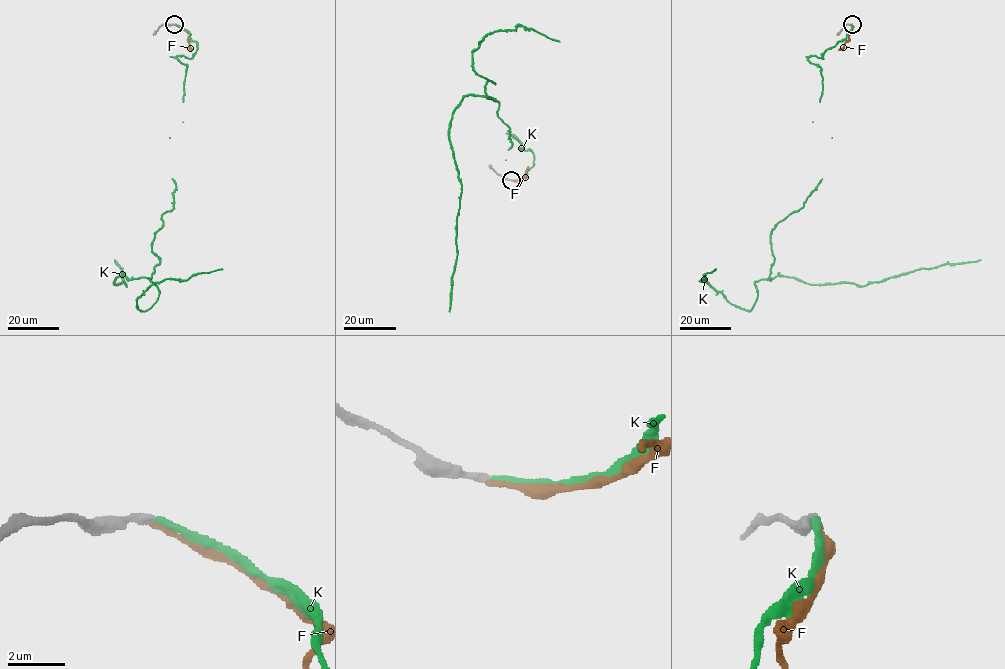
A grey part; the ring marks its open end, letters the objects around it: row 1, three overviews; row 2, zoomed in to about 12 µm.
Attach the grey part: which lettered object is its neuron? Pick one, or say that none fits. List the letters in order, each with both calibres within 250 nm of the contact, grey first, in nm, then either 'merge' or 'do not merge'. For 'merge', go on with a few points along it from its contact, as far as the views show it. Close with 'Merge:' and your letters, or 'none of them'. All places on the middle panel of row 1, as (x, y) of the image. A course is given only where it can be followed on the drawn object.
F: calibres 280 and 180 nm; do not merge
K: calibres 280 and 240 nm; merge; course (510, 180), (533, 153), (466, 95), (449, 312)
Merge: K

